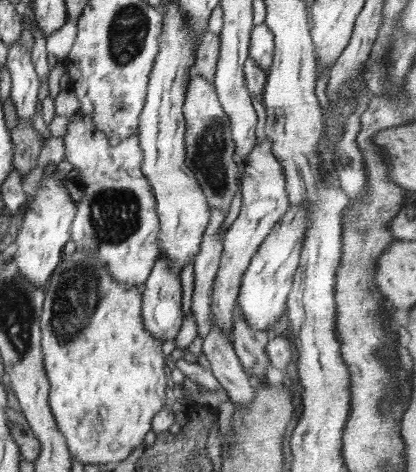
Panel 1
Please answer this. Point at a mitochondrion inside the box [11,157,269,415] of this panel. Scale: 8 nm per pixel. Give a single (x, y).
(77, 298)

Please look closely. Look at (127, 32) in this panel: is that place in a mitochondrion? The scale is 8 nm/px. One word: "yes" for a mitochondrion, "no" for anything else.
yes

